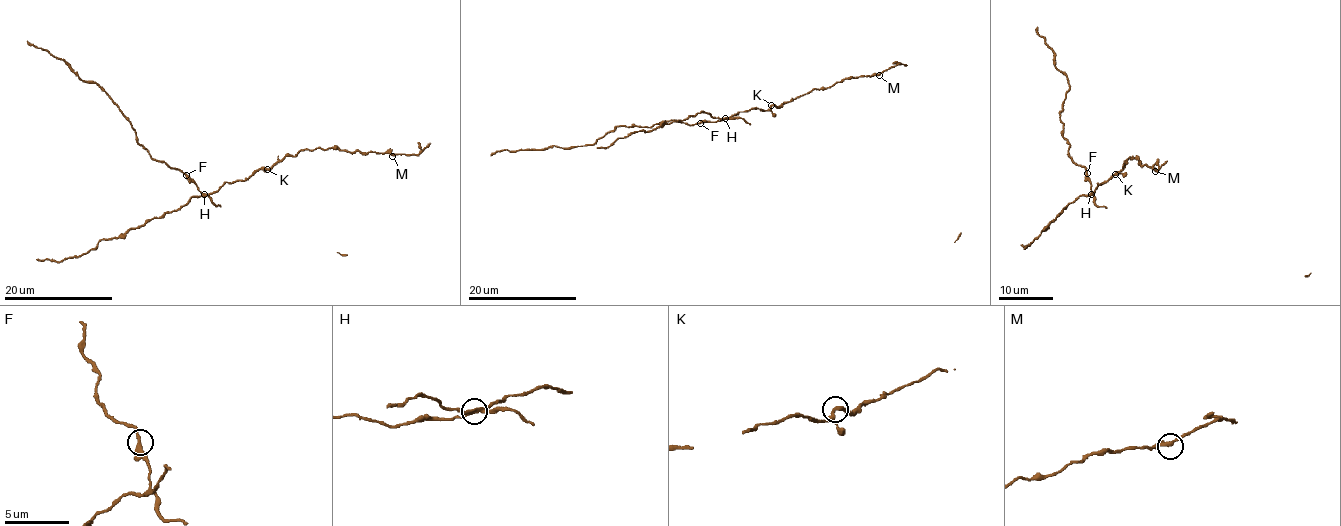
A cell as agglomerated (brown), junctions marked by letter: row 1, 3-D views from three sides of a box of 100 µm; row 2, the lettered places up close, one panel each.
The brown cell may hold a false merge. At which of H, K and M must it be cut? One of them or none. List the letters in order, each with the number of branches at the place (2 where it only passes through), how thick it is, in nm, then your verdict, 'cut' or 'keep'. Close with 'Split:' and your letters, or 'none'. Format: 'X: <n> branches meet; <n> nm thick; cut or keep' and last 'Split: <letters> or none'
H: 4 branches meet; 240 nm thick; cut
K: 3 branches meet; 240 nm thick; keep
M: 2 branches meet; 280 nm thick; keep
Split: H

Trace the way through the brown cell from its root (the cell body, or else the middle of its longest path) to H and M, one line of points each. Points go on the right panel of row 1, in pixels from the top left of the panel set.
H: (1116, 172), (1107, 181), (1097, 184), (1091, 193)
M: (1116, 172), (1131, 157), (1139, 158), (1140, 165), (1155, 171)

